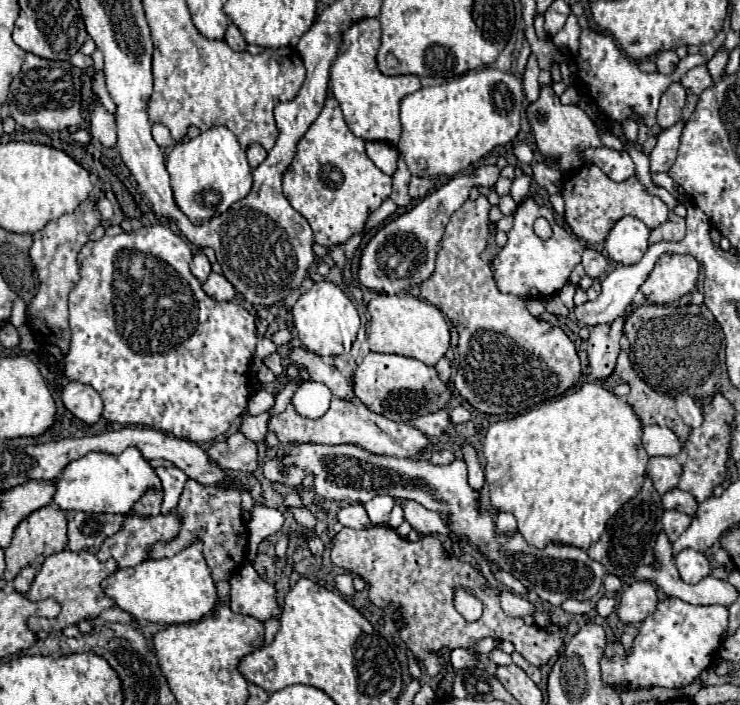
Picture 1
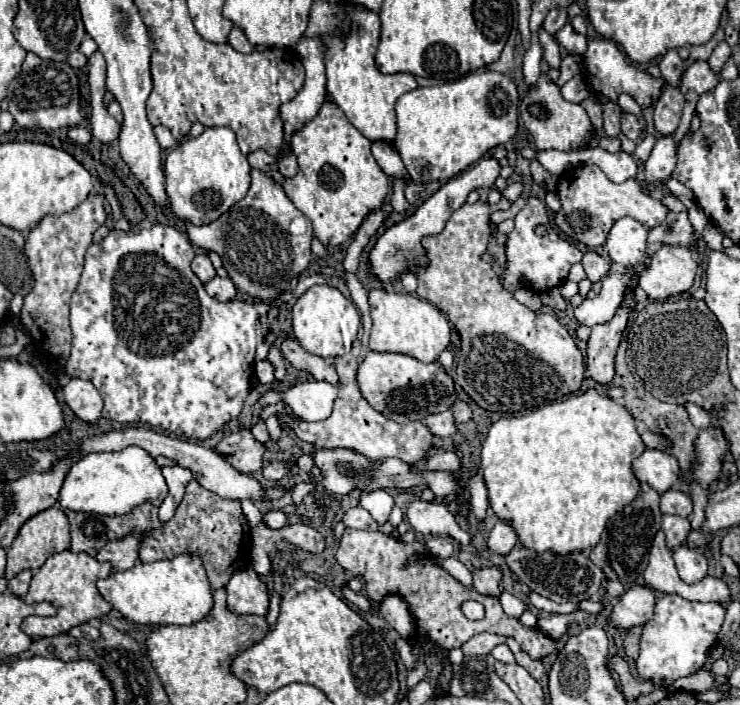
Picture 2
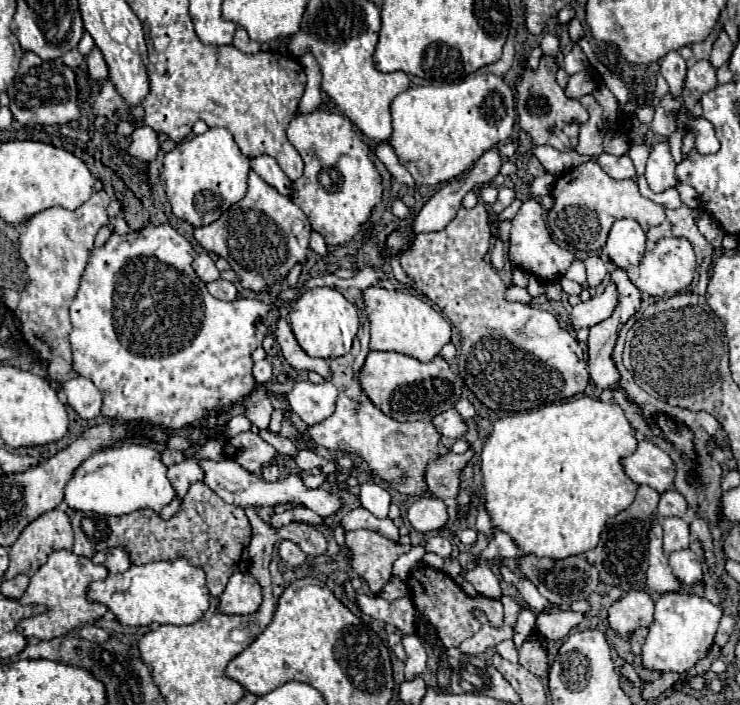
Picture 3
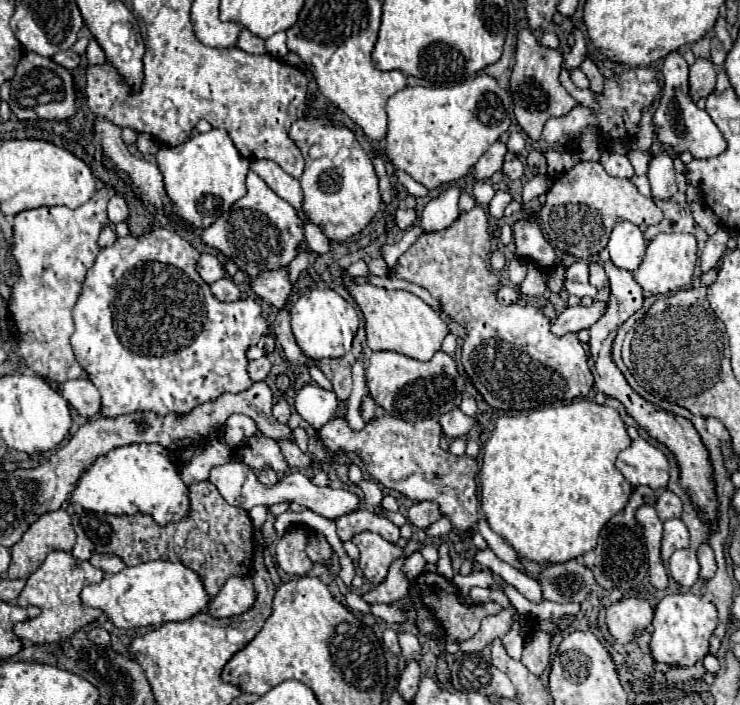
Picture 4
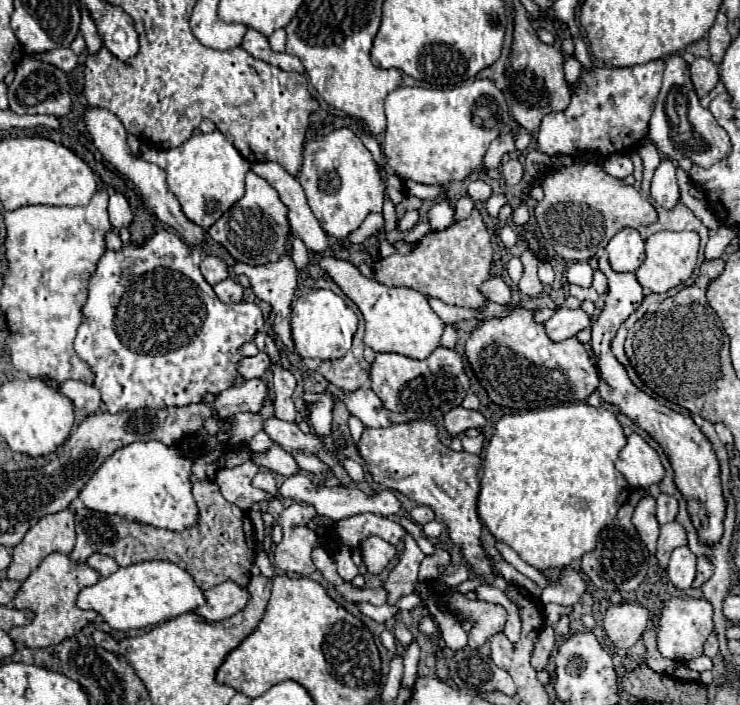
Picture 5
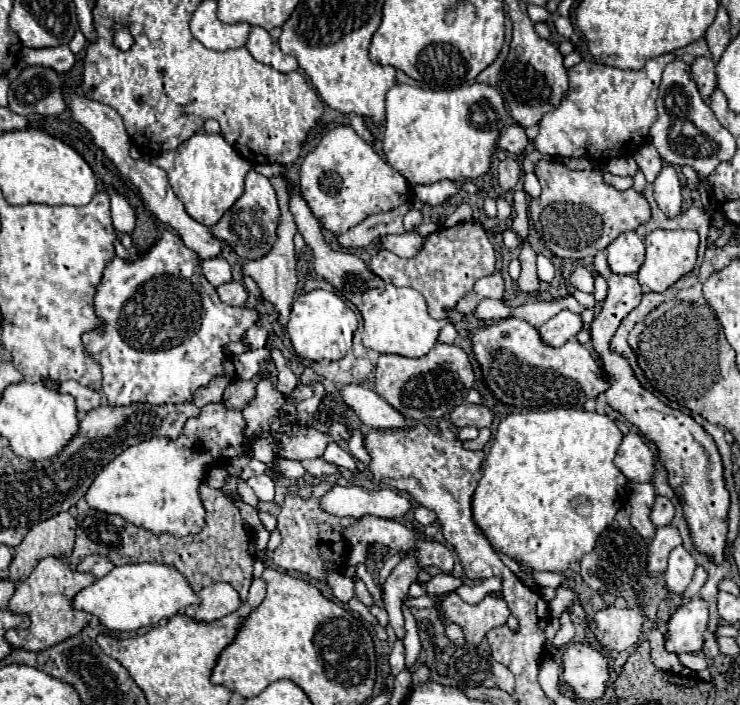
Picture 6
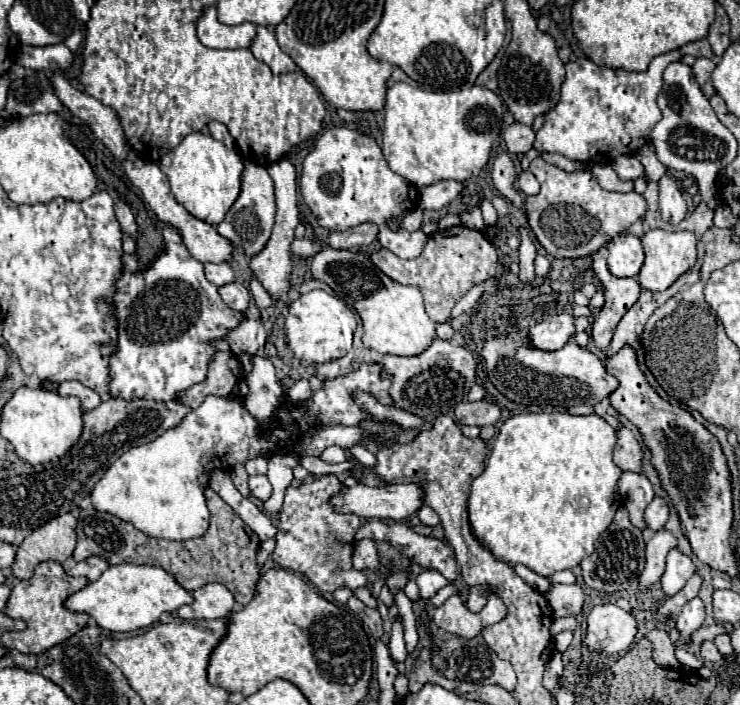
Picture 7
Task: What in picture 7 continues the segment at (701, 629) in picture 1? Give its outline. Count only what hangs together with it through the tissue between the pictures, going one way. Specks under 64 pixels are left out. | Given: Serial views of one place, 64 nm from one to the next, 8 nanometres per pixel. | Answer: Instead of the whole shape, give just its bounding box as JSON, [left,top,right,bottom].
[676,598,706,644]

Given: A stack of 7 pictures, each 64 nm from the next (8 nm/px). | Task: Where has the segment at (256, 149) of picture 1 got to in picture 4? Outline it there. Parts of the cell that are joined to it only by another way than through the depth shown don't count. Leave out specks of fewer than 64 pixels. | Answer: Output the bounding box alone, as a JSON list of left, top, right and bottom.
[250,160,304,214]

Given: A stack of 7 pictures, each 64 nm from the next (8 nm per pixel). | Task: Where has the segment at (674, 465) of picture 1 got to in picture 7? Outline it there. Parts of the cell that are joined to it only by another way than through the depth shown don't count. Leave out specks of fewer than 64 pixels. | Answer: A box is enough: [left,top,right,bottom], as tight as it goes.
[614,428,644,474]

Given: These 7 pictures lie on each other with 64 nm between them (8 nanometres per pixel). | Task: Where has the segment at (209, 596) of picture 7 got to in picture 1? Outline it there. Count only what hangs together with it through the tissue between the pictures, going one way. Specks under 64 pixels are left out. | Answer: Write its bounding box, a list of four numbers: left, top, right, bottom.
[230,564,282,622]

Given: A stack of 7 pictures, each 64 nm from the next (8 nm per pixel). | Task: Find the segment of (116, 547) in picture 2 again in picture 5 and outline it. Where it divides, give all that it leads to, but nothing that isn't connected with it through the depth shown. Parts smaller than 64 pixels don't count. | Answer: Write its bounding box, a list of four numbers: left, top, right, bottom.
[86,554,120,578]

